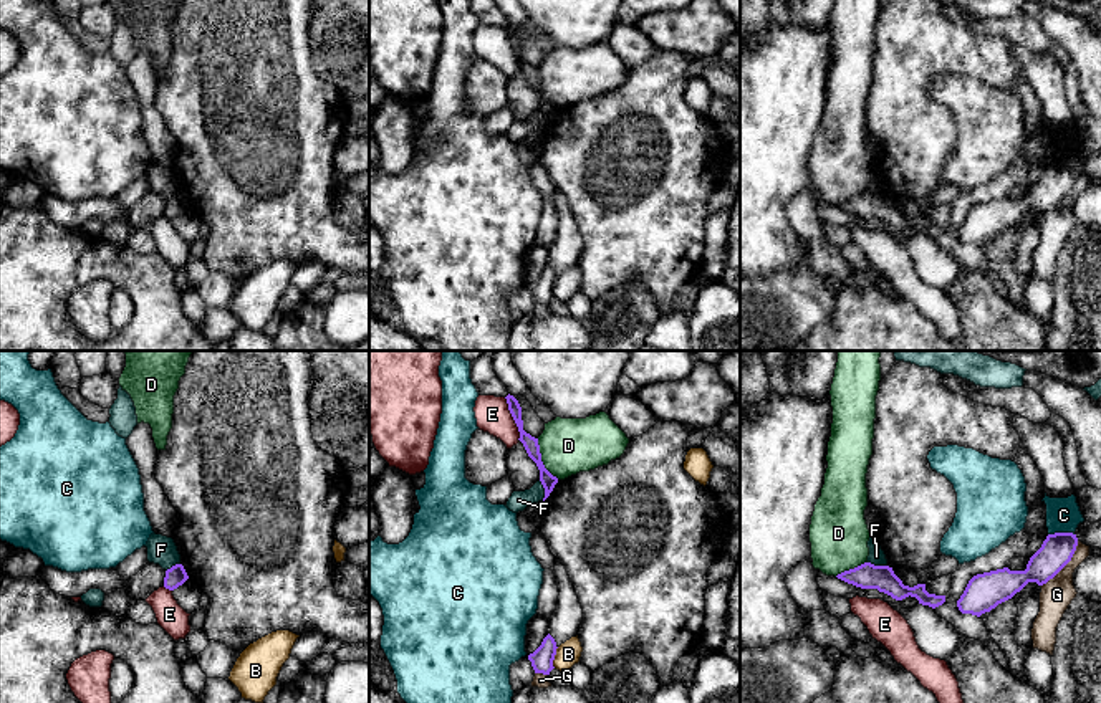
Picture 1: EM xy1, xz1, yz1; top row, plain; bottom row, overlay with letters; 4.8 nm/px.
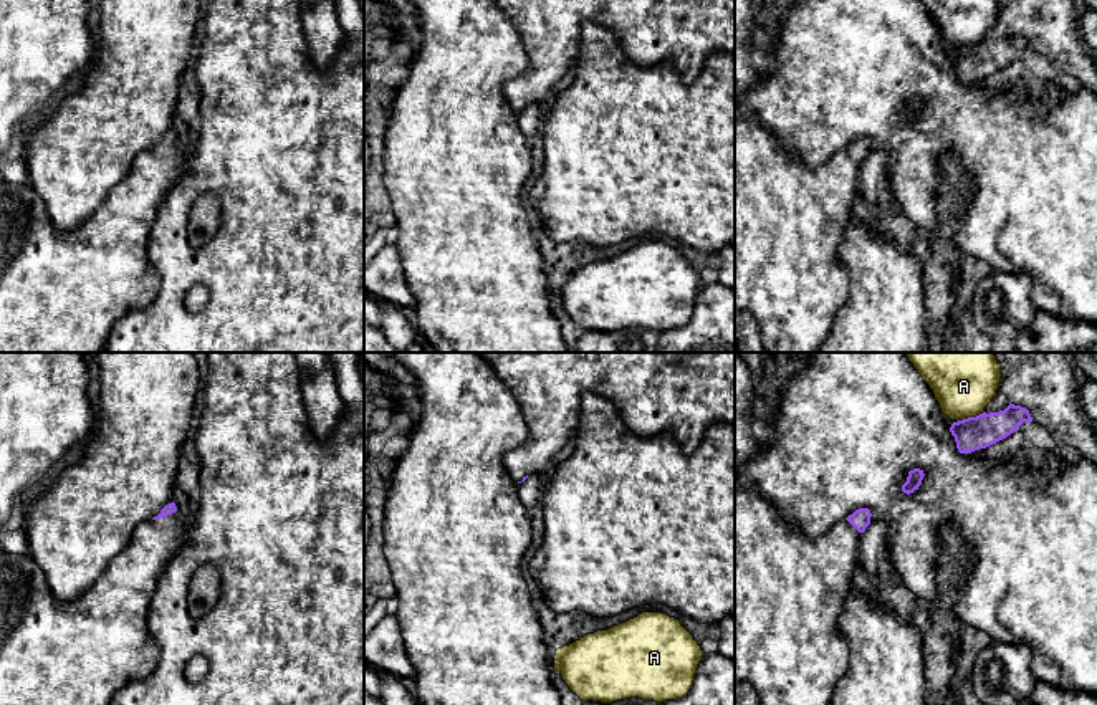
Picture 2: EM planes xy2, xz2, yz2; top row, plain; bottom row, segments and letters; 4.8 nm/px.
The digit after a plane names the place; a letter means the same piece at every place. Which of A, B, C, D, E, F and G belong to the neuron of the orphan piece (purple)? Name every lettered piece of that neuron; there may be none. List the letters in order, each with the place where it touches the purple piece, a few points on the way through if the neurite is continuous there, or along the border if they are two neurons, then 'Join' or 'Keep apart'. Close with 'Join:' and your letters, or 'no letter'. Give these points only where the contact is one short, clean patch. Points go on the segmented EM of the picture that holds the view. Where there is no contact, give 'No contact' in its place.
A: Touches purple at yz2 (970, 417). Keep apart
B: Touches purple at xz1 (553, 657). Boundary: xz1 (558, 647), (553, 667). Keep apart
C: Touches purple at yz1 (1060, 533). Keep apart
D: Touches purple at xz1 (540, 460). Boundary: xz1 (537, 439), (542, 463), (558, 478). Keep apart
E: Touches purple at xz1 (514, 419). Keep apart
F: Touches purple at xz1 (545, 490). Boundary: xz1 (538, 480), (543, 488), (543, 500). Keep apart
G: Touches purple at yz1 (1065, 564). Boundary: yz1 (1078, 541), (1073, 556), (1042, 586). Keep apart
Join: no letter

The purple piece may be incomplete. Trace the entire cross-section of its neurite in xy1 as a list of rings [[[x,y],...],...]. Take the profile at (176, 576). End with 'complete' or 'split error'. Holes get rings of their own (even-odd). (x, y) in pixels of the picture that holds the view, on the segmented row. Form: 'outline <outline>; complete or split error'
outline [[[175,564],[171,569],[166,571],[166,577],[164,577],[164,587],[169,591],[177,589],[179,586],[182,586],[185,581],[189,579],[185,569],[182,564]]]; complete

